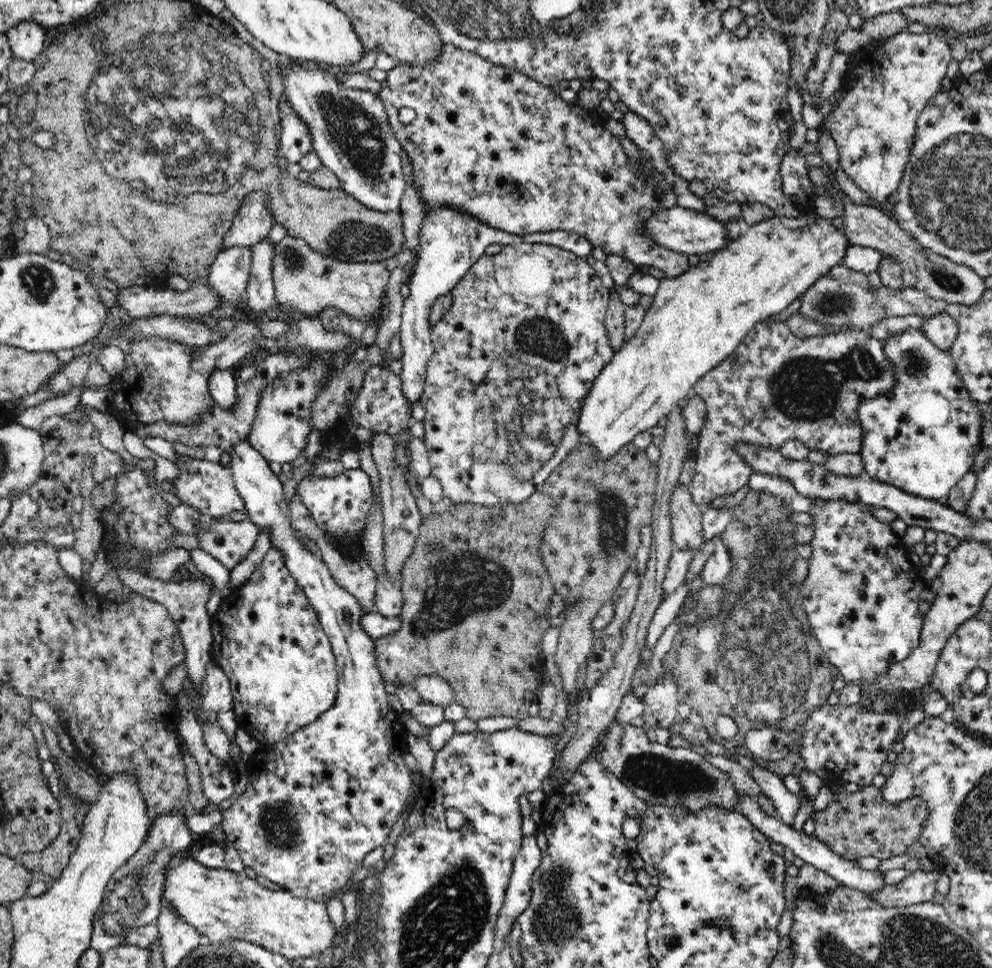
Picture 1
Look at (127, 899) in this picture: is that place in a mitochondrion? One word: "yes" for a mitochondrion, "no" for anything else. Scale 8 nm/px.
yes

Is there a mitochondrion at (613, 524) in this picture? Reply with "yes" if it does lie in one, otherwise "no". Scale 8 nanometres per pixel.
yes

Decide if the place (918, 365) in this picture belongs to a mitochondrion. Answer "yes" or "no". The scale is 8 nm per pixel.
yes

